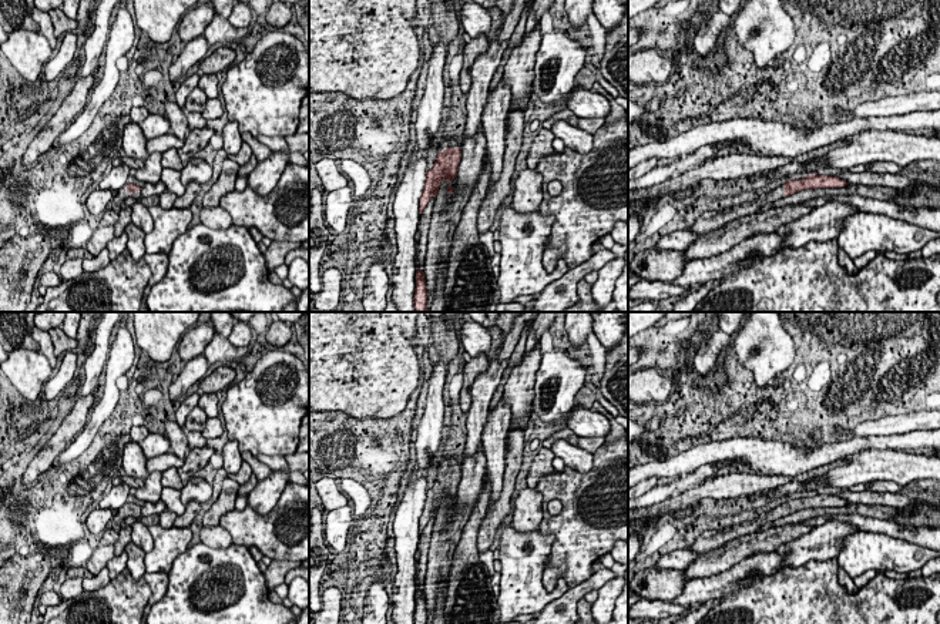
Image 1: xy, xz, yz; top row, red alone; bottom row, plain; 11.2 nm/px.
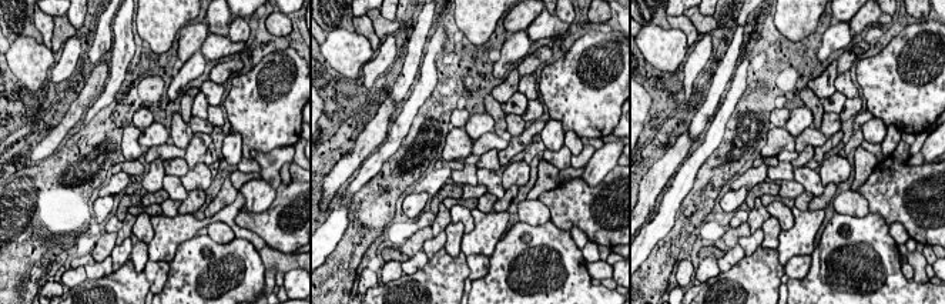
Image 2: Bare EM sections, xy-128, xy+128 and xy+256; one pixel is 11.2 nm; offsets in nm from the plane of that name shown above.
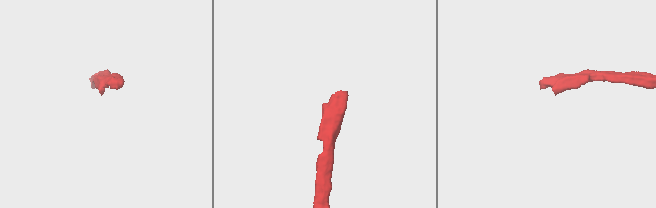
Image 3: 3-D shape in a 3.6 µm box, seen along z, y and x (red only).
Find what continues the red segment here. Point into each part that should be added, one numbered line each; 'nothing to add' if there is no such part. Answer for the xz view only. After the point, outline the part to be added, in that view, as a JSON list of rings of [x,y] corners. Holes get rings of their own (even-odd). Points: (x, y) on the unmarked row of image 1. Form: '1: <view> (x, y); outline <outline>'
1: xz (452, 460); outline [[[442,456],[440,464],[439,464],[439,472],[443,472],[446,467],[450,467],[450,466],[460,467],[457,460],[456,460],[456,456],[450,456],[449,459],[444,459]]]

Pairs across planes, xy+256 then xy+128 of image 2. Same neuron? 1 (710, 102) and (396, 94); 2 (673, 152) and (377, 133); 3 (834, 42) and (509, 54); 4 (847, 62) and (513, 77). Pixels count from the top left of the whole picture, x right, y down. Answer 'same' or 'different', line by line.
1: same
2: same
3: same
4: different

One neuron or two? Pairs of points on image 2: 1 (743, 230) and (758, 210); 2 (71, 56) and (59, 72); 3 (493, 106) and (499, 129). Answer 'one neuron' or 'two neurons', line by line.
1: two neurons
2: one neuron
3: one neuron

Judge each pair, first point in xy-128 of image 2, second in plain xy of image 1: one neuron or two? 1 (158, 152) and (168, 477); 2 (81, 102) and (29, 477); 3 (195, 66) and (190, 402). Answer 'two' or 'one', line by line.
1: two
2: one
3: two

